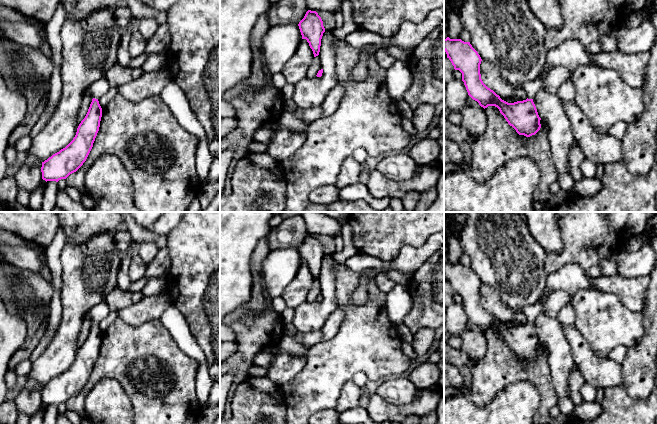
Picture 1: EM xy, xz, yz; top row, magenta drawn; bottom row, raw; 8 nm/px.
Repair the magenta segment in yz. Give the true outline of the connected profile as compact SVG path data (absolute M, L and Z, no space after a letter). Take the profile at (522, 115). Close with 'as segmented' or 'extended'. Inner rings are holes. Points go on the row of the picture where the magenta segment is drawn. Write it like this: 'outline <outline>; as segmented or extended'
outline M447 37L444 39L444 51L454 69L462 73L462 81L468 95L481 107L484 109L488 106L497 107L508 124L519 135L530 137L540 130L541 118L533 102L533 97L543 87L548 73L540 73L536 79L521 85L521 88L526 92L526 100L508 103L483 83L480 74L482 59L470 42Z; extended

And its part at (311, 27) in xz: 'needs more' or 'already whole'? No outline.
already whole

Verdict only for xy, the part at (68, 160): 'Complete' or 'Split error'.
Split error

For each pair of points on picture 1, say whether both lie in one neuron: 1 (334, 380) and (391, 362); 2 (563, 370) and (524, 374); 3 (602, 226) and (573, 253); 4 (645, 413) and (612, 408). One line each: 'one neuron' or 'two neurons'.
1: one neuron
2: two neurons
3: one neuron
4: one neuron

